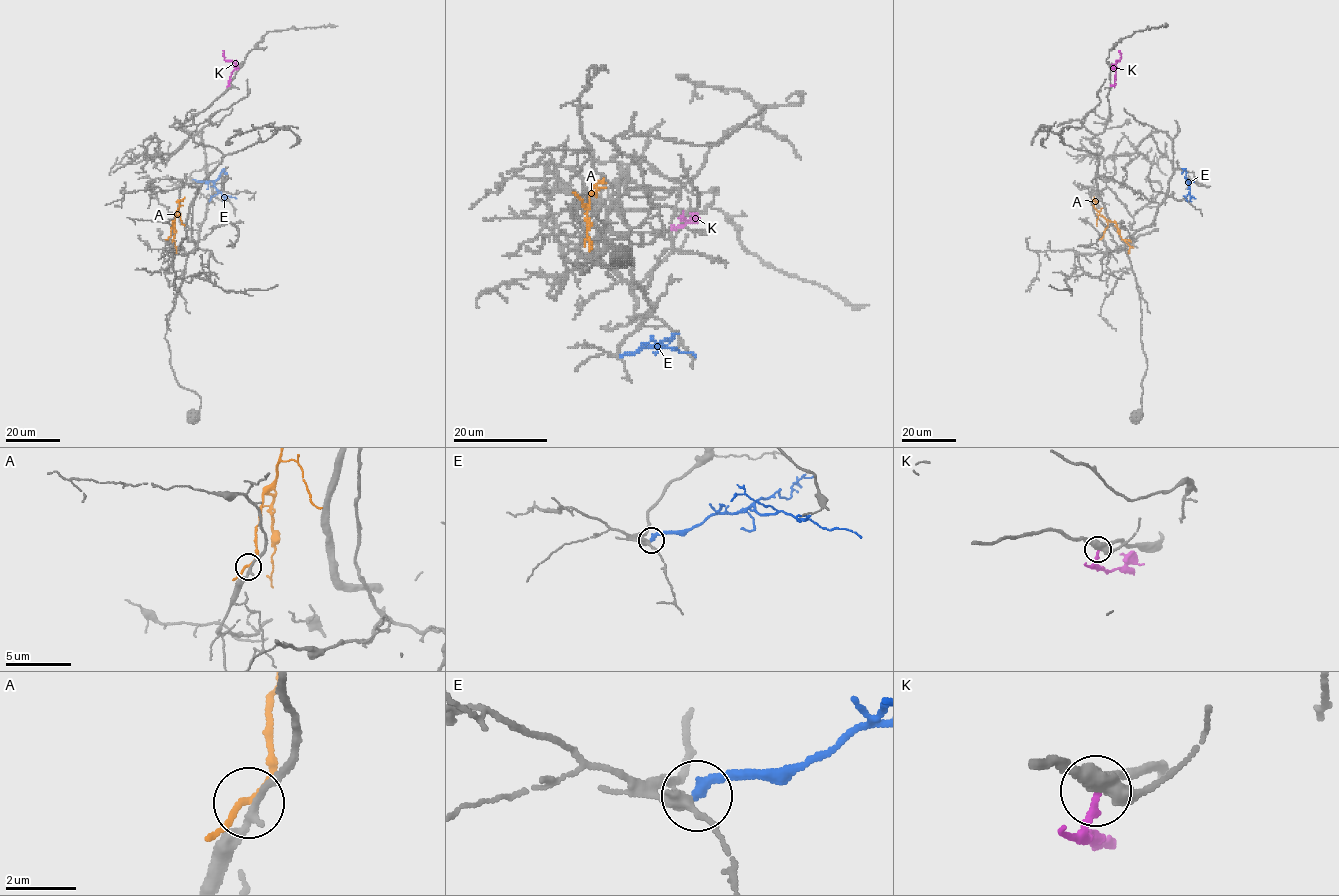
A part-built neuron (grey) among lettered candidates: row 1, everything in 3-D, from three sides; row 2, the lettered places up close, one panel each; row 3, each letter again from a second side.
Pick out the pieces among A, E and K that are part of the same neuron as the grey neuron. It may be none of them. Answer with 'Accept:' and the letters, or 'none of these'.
Accept: none of these

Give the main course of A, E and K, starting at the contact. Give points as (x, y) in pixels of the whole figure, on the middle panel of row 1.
A: (579, 197), (586, 208), (587, 236), (591, 246), (592, 243)
E: (620, 356), (657, 343), (695, 355)
K: (684, 213), (684, 220), (694, 220), (673, 229), (672, 226)

